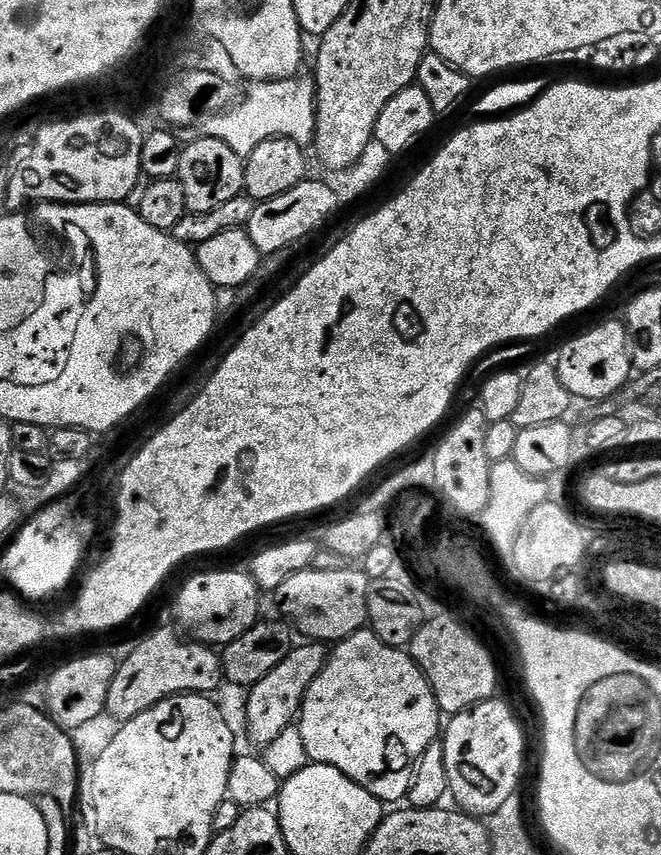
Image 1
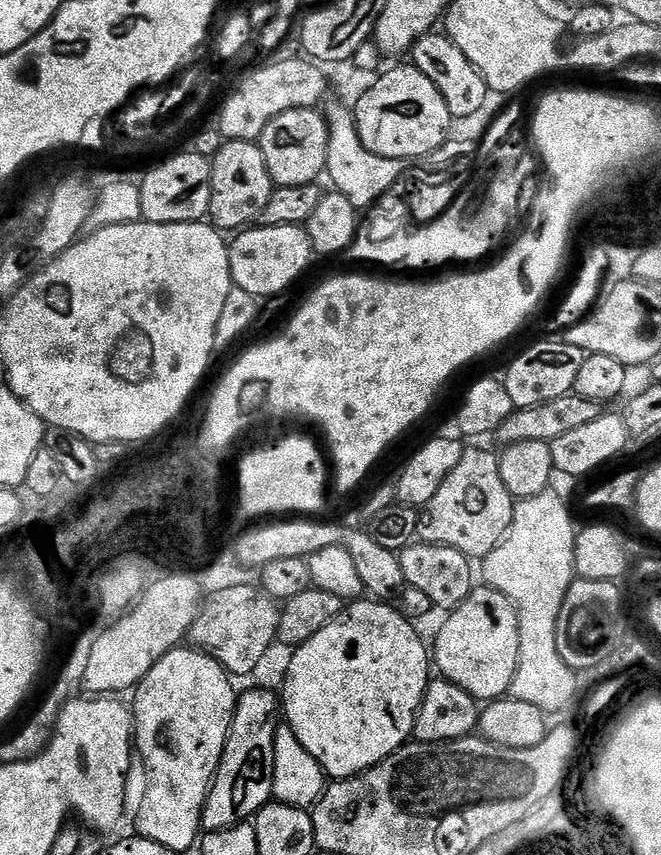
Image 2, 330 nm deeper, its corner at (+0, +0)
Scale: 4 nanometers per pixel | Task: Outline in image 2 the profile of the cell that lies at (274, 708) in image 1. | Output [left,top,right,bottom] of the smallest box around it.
[203,688,282,832]

